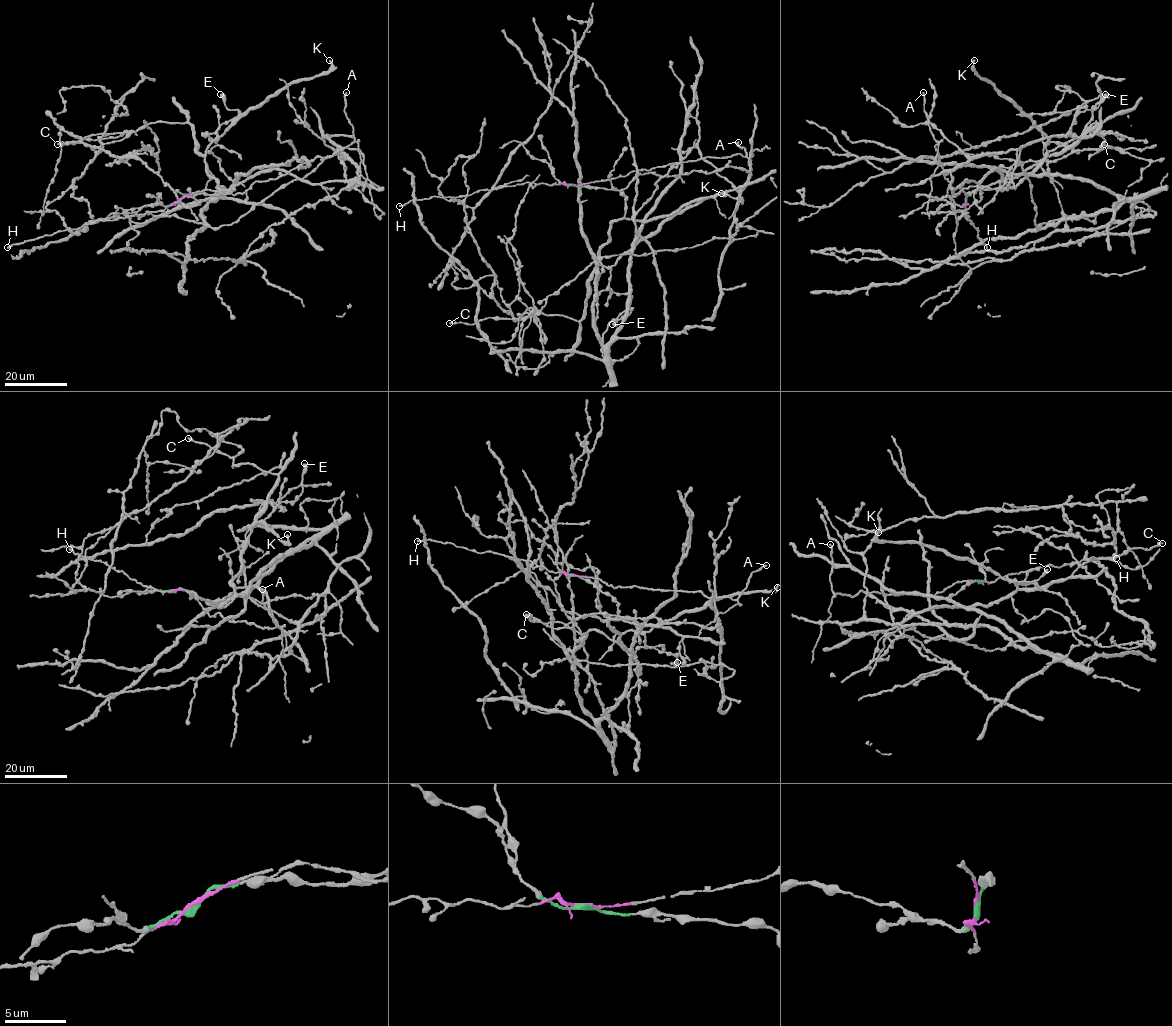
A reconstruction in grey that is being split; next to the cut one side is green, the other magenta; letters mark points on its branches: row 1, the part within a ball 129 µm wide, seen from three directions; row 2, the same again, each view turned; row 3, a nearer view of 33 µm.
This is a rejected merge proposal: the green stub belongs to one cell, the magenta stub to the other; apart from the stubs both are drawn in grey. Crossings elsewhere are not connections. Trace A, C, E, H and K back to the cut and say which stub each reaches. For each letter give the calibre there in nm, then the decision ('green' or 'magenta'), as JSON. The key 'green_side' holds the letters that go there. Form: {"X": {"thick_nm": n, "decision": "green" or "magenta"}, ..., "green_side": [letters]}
{"A": {"thick_nm": 280, "decision": "magenta"}, "C": {"thick_nm": 240, "decision": "green"}, "E": {"thick_nm": 600, "decision": "green"}, "H": {"thick_nm": 340, "decision": "magenta"}, "K": {"thick_nm": 340, "decision": "green"}, "green_side": ["C", "E", "K"]}

